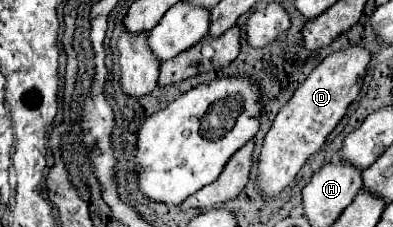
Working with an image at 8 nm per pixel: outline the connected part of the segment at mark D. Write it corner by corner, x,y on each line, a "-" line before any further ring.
353,42
347,48
329,54
325,60
317,64
317,68
313,68
307,80
297,88
289,104
281,108
269,134
265,136
259,156
259,178
261,178
259,186
263,194
267,196
279,194
285,186
293,182
301,166
307,162
307,158
323,146
327,136
345,116
349,104
359,98
361,84
365,74
369,72
371,58
373,58
371,50
367,50
367,46
361,42
359,44

